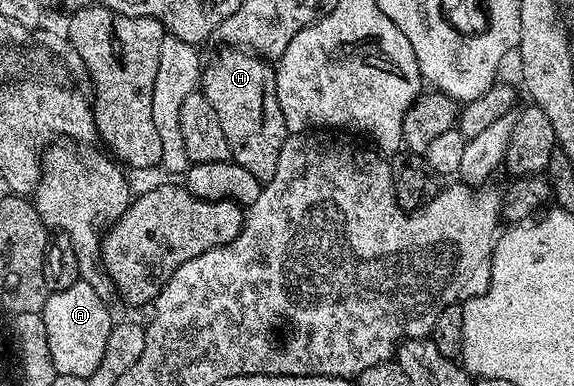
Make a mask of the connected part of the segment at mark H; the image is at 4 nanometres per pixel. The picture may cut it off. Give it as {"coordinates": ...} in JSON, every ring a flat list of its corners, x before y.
{"coordinates":[[231,46,219,50,202,72,204,97,214,106,214,114,218,114,230,159,250,170,254,178,267,182,274,178,274,170,278,170,278,154,290,134,282,118,282,106,278,106,276,69,251,50]]}

